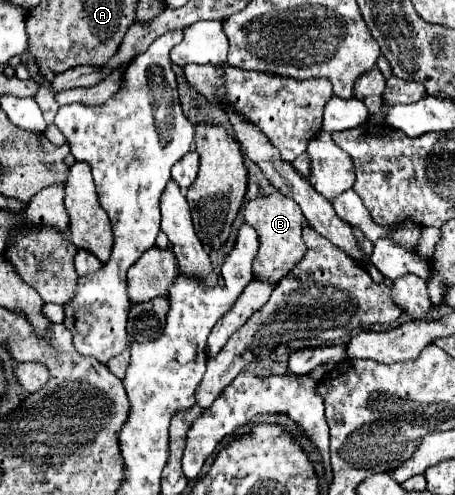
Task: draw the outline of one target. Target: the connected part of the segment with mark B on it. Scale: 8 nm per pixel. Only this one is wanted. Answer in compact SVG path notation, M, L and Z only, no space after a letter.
M278 190L254 198L244 206L244 220L256 228L258 232L258 254L252 264L254 278L258 282L268 282L268 286L274 286L280 282L292 268L298 264L306 254L306 244L302 242L302 210L298 210L298 204L286 196L282 196Z

